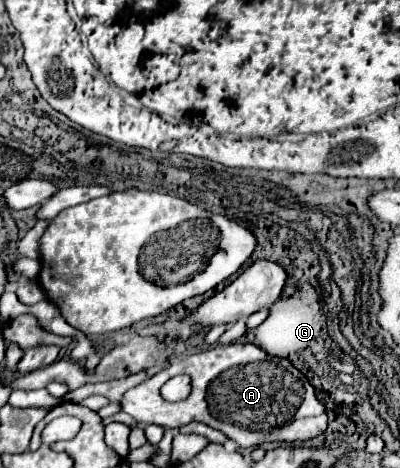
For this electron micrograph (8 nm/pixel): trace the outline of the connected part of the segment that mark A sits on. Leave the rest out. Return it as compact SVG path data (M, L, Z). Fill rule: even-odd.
M230 343L230 345L218 345L214 349L206 349L194 355L186 355L180 359L174 359L166 369L156 373L154 377L146 379L144 383L128 389L124 393L124 399L120 401L122 411L132 415L138 423L148 425L156 423L162 427L178 429L180 425L202 421L218 431L222 431L228 439L236 441L240 447L260 447L264 443L300 443L318 437L326 431L326 411L322 403L314 395L314 387L308 383L308 379L292 365L288 359L282 357L270 357L260 347L252 343ZM174 375L190 375L192 391L186 399L170 403L160 395L160 387L172 379Z

